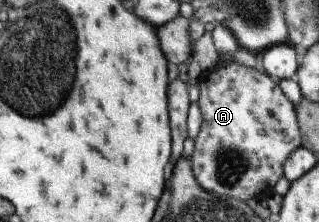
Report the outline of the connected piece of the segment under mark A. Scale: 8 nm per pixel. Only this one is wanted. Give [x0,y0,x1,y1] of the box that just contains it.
[190,62,301,202]

